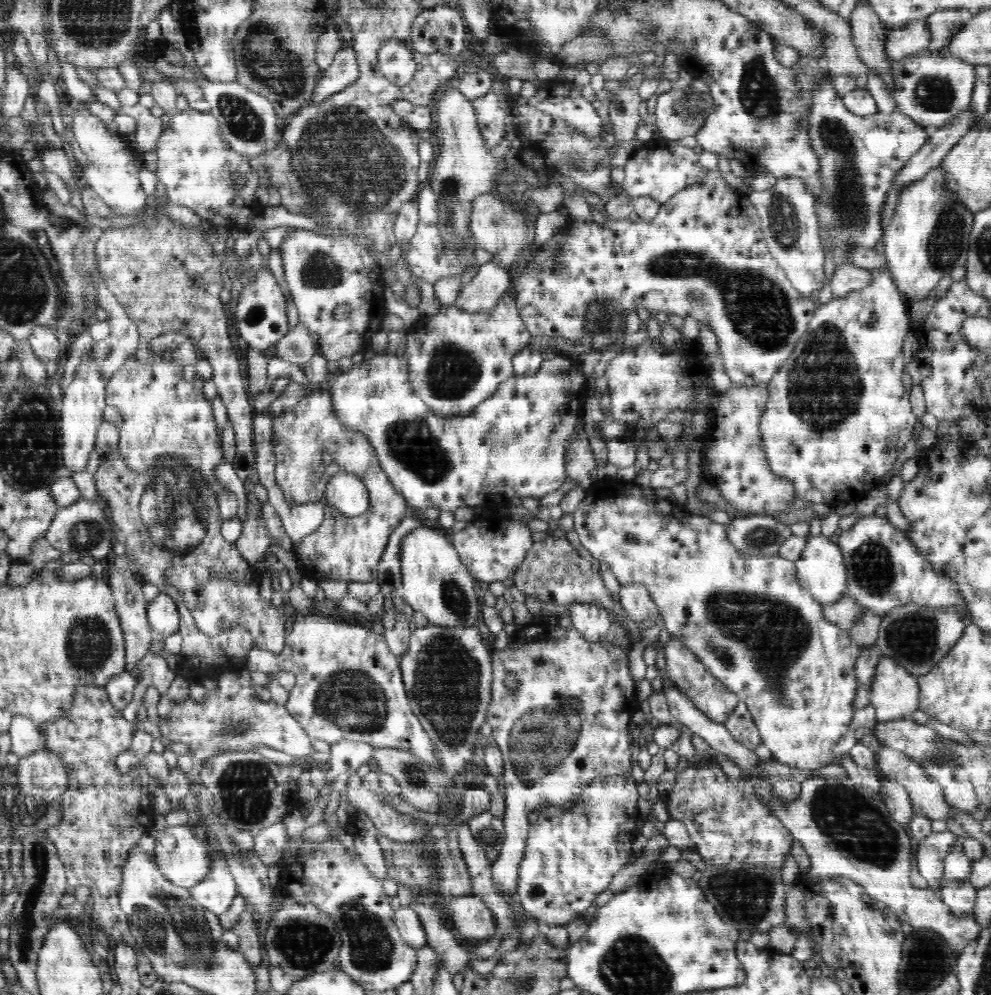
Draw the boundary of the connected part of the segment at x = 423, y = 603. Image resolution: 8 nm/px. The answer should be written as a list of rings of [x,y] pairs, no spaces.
[[[422,526],[402,540],[400,546],[400,568],[402,571],[402,591],[404,601],[414,611],[422,612],[429,622],[445,628],[476,627],[481,621],[482,604],[474,593],[475,578],[468,572],[468,567],[460,560],[453,542],[447,538],[447,532]]]

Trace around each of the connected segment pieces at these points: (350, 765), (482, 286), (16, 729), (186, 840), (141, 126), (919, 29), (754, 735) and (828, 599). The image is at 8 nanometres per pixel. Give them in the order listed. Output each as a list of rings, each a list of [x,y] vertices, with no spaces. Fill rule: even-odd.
[[[336,742],[330,748],[331,768],[327,772],[328,780],[335,782],[341,776],[354,775],[363,764],[372,763],[375,750],[372,744],[366,742]]]
[[[494,260],[477,269],[472,282],[461,288],[454,306],[459,310],[479,312],[491,310],[507,294],[512,282],[508,271],[496,265]]]
[[[22,715],[13,718],[9,733],[12,737],[12,748],[9,752],[20,759],[45,749],[45,737],[38,724]]]
[[[188,825],[164,827],[163,830],[153,833],[155,835],[154,862],[160,867],[160,872],[168,881],[189,889],[208,876],[211,854]]]
[[[140,103],[134,106],[121,106],[117,109],[108,108],[113,114],[126,114],[132,116],[137,122],[135,140],[137,148],[143,152],[155,151],[158,146],[158,140],[164,130],[162,119],[154,116],[150,109]]]
[[[924,18],[912,21],[900,30],[886,30],[886,56],[890,61],[895,61],[928,51],[930,37],[928,22]]]
[[[740,701],[736,704],[736,708],[726,720],[725,728],[732,734],[735,741],[750,751],[755,751],[763,743],[760,732],[744,702]]]
[[[808,535],[806,537],[806,546],[800,555],[800,558],[794,562],[797,568],[797,577],[799,583],[807,590],[820,604],[834,604],[846,594],[847,567],[841,551],[841,548],[832,543],[829,538],[818,535]]]

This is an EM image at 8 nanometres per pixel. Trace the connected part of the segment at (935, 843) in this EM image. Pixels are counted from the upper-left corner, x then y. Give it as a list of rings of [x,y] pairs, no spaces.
[[[950,830],[933,832],[926,840],[919,843],[916,850],[916,866],[919,873],[927,880],[929,889],[940,894],[942,889],[943,864],[947,854],[950,854],[952,844],[958,842],[959,837]]]

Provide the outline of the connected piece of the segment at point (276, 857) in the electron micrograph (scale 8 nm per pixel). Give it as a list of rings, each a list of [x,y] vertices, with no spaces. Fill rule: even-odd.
[[[280,821],[253,833],[252,839],[253,849],[260,861],[266,865],[276,865],[283,858],[283,848],[289,840],[288,830]]]

